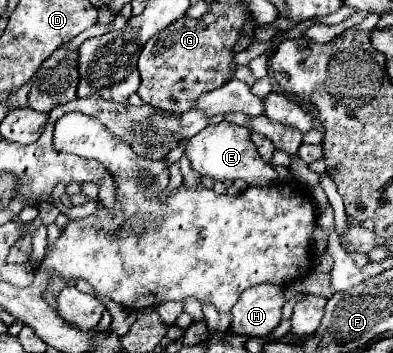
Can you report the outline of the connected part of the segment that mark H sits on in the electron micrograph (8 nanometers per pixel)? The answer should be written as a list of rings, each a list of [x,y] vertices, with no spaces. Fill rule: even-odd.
[[[280,285],[248,287],[232,307],[234,321],[230,331],[244,337],[268,337],[282,321],[284,303],[284,287]]]

